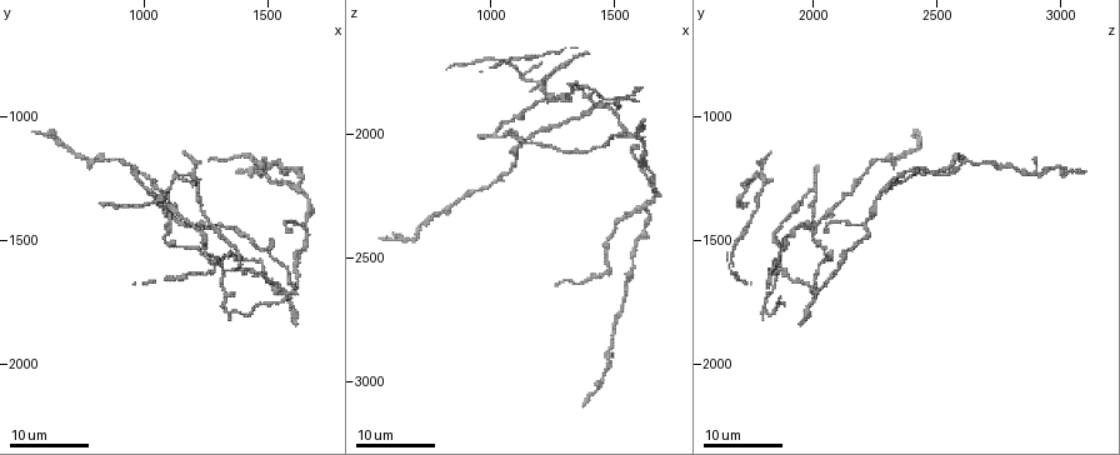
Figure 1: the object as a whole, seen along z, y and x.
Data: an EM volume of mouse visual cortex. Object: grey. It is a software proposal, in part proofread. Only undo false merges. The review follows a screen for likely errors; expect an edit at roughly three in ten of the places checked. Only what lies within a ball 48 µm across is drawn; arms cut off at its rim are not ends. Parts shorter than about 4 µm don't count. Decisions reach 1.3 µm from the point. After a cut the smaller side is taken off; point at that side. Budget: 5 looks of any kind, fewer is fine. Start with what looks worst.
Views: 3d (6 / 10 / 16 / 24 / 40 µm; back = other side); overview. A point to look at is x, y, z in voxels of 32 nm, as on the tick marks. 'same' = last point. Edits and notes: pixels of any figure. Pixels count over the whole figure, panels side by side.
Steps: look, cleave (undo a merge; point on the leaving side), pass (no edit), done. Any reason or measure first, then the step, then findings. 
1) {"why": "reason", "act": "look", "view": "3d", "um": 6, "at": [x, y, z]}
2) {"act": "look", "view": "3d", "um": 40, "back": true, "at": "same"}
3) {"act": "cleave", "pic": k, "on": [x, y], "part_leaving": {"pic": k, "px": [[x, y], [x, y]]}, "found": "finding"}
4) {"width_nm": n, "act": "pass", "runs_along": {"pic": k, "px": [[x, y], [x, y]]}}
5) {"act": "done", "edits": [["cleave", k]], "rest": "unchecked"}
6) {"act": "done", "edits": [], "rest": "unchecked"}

{"why": "side arm on a straight run", "act": "look", "view": "3d", "um": 16, "at": [1140, 1430, 2030]}

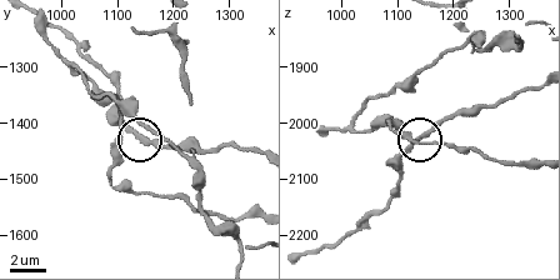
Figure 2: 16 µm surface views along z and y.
{"act": "look", "view": "3d", "um": 6, "at": [1145, 1430, 2025]}

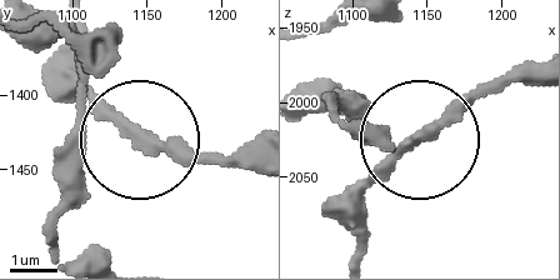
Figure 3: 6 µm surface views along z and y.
{"arms": 3, "act": "pass", "runs_along": {"pic": 3, "px": [[64, 259], [51, 223], [75, 139], [171, 139], [226, 164]]}, "found": "continuous, no second neuron"}

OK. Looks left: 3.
{"why": "four or more arms meet", "act": "look", "view": "3d", "um": 24, "at": [1610, 1280, 2300]}

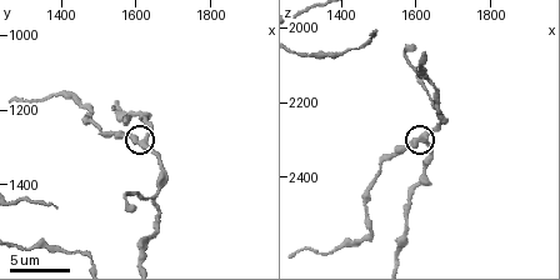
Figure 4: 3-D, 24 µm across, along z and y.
{"act": "look", "view": "3d", "um": 6, "at": [1620, 1290, 2300]}

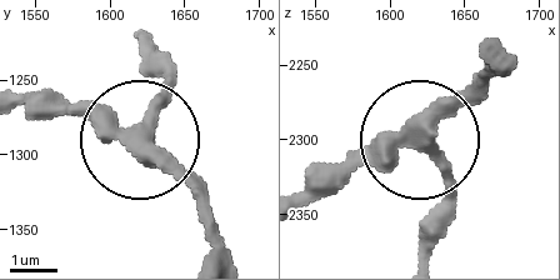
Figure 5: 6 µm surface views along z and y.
{"width_nm": 400, "act": "pass", "found": "continuous, no second neuron"}

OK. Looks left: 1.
{"act": "done", "edits": [], "rest": "unchecked"}

